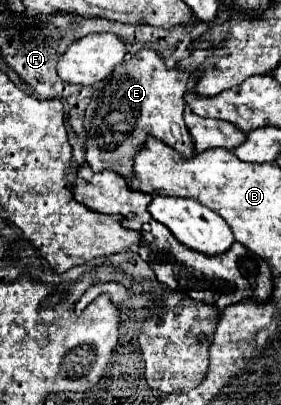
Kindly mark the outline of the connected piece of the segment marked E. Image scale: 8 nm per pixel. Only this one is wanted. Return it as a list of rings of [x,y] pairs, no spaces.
[[[140,50],[126,62],[114,68],[110,80],[104,80],[92,94],[86,108],[86,162],[94,172],[110,170],[124,178],[134,176],[134,156],[144,142],[154,136],[180,152],[184,158],[194,154],[194,142],[184,124],[184,94],[188,90],[190,72],[166,68],[154,50]]]

